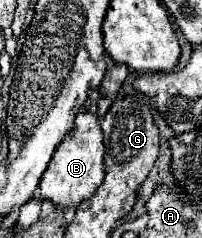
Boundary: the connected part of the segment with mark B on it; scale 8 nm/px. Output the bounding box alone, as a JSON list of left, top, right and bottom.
[40,100,104,208]

